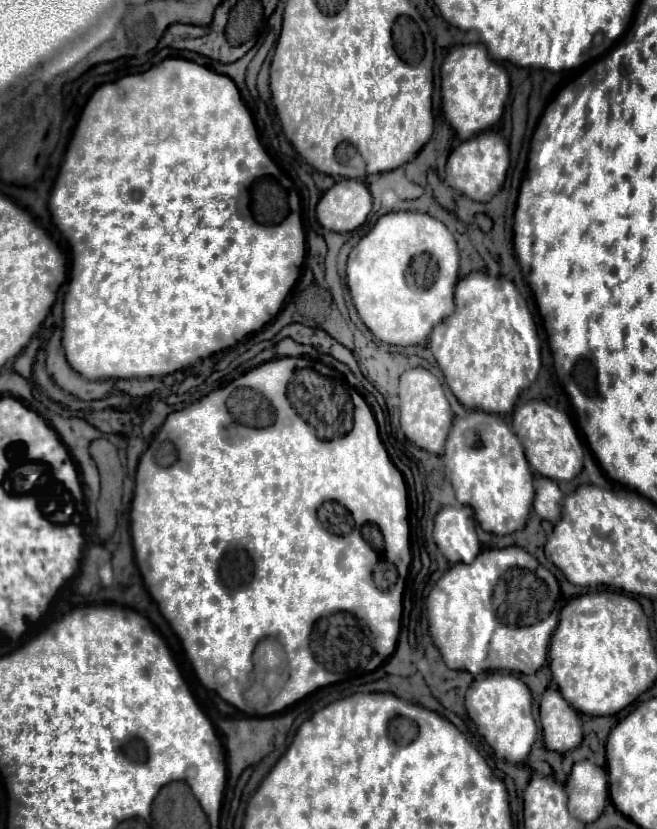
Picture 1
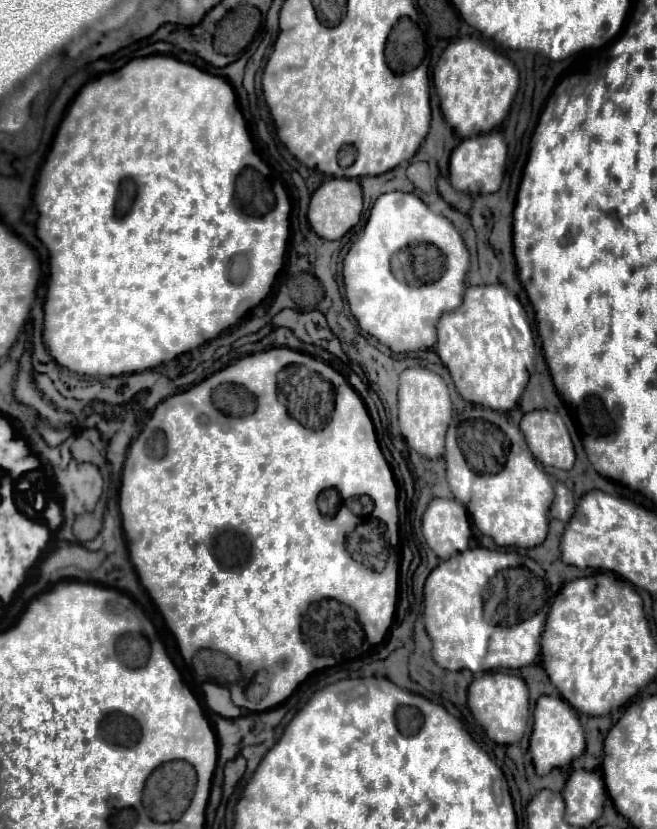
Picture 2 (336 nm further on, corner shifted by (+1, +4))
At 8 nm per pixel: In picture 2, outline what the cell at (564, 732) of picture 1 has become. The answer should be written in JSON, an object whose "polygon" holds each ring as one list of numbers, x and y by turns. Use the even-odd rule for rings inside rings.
{"polygon":[[541,696,533,710,533,732,529,740,529,752,533,756,535,772,547,776,553,768,569,766,585,750,585,732,579,722,579,714,559,696]]}

